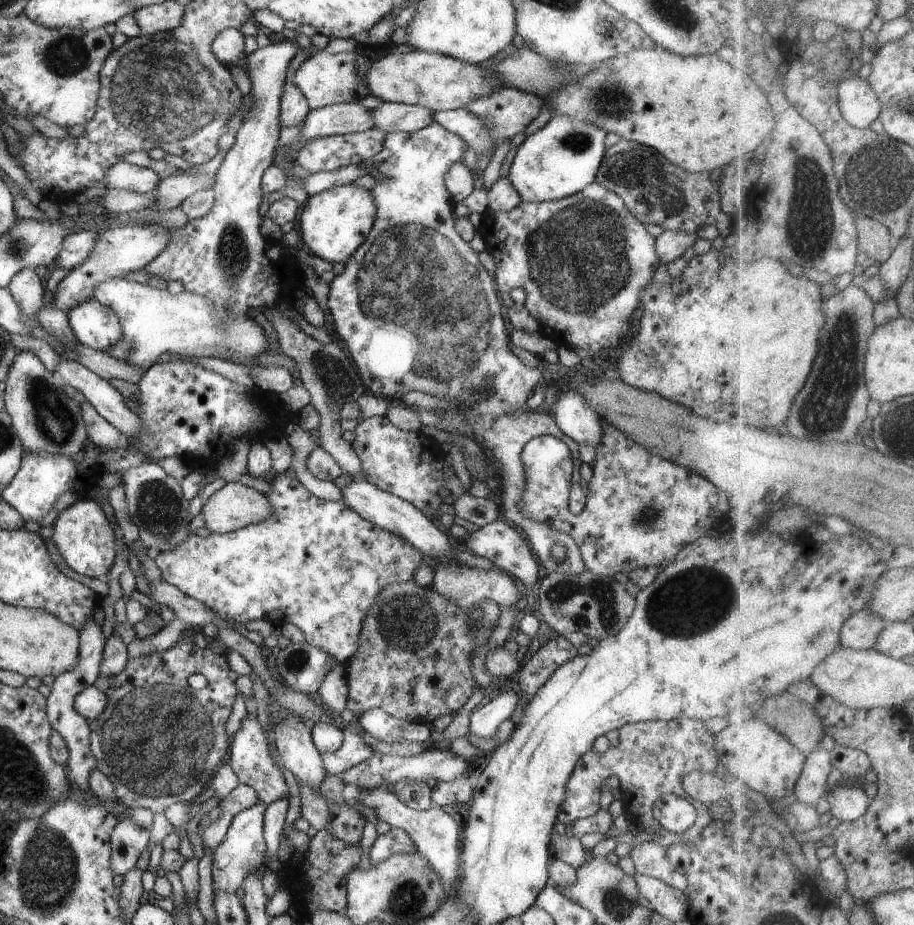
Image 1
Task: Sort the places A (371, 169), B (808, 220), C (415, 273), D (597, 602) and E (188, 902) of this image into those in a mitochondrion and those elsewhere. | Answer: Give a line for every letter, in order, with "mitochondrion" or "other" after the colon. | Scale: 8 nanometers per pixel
A: other
B: mitochondrion
C: mitochondrion
D: mitochondrion
E: other

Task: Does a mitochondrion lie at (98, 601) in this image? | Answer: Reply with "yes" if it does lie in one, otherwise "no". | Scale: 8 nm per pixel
no

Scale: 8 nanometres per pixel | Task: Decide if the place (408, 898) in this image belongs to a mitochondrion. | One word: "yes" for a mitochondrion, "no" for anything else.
yes

